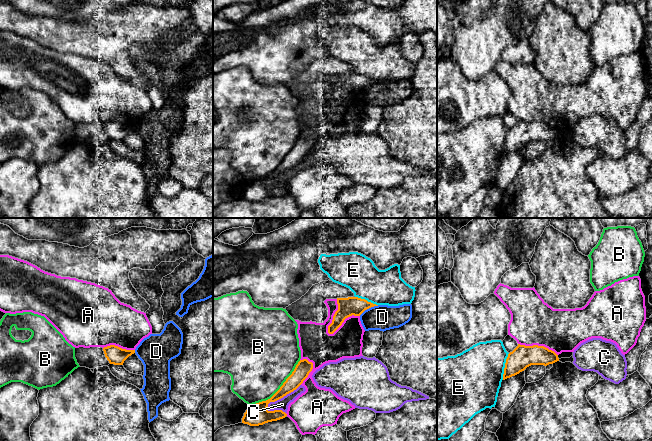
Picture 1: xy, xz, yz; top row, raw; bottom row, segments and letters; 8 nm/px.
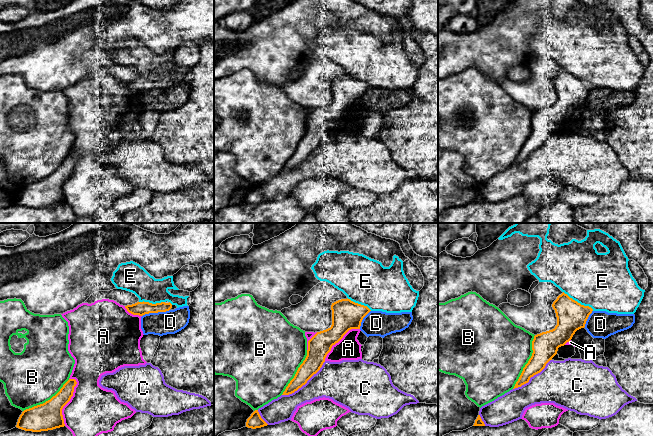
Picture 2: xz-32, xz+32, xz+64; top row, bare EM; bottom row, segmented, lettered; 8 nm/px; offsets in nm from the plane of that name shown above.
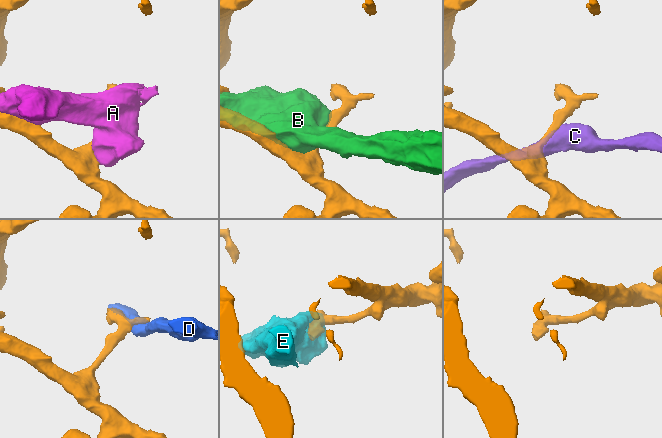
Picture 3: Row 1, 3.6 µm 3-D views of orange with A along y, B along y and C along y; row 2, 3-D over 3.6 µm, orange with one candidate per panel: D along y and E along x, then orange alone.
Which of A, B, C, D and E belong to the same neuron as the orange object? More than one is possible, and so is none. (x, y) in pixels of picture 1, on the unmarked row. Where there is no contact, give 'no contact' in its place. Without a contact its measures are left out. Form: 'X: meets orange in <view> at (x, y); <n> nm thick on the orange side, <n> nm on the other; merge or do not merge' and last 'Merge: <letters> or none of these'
A: meets orange in xz at (343, 97); 150 nm thick on the orange side, 260 nm on the other; do not merge
B: meets orange in xz at (279, 165); 150 nm thick on the orange side, 480 nm on the other; do not merge
C: meets orange in xz at (281, 173); 180 nm thick on the orange side, 100 nm on the other; do not merge
D: meets orange in xz at (368, 84); 150 nm thick on the orange side, 200 nm on the other; do not merge
E: meets orange in yz at (505, 142); 180 nm thick on the orange side, 420 nm on the other; do not merge
Merge: none of these

